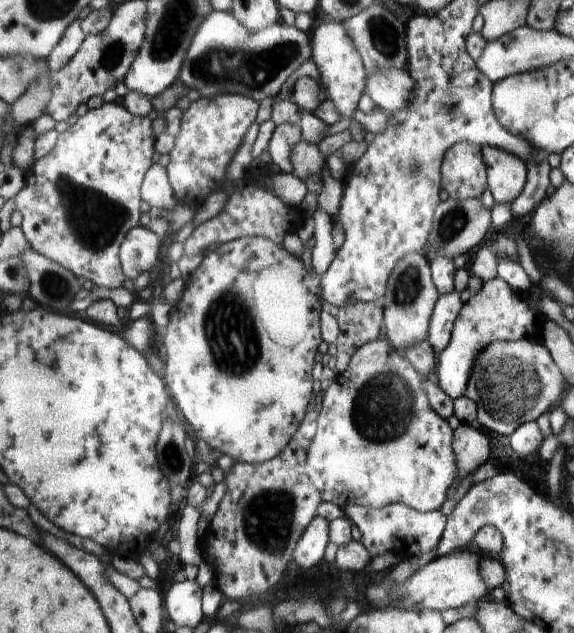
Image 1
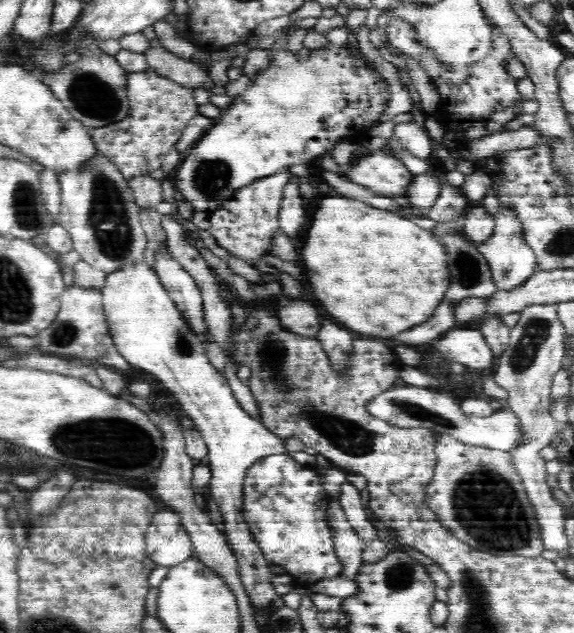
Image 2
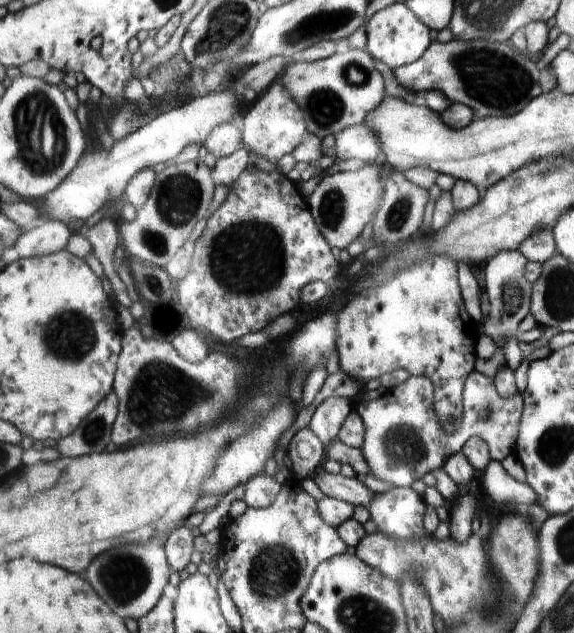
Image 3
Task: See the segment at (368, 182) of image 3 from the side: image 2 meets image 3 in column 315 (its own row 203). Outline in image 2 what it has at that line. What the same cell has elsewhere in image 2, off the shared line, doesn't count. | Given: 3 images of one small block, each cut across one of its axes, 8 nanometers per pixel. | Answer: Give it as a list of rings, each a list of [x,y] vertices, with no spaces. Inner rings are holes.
[[[328,42],[324,48],[304,48],[298,54],[292,54],[290,50],[276,52],[270,60],[270,66],[256,74],[252,86],[246,88],[242,96],[232,100],[230,110],[222,112],[218,118],[220,122],[214,122],[212,130],[206,132],[190,150],[186,160],[180,162],[174,184],[184,200],[194,208],[194,212],[210,216],[224,202],[228,202],[238,188],[254,180],[272,176],[274,172],[296,164],[310,166],[310,160],[328,154],[340,140],[364,144],[390,102],[390,92],[386,86],[388,82],[382,80],[374,64],[366,62],[360,48],[342,48]]]

